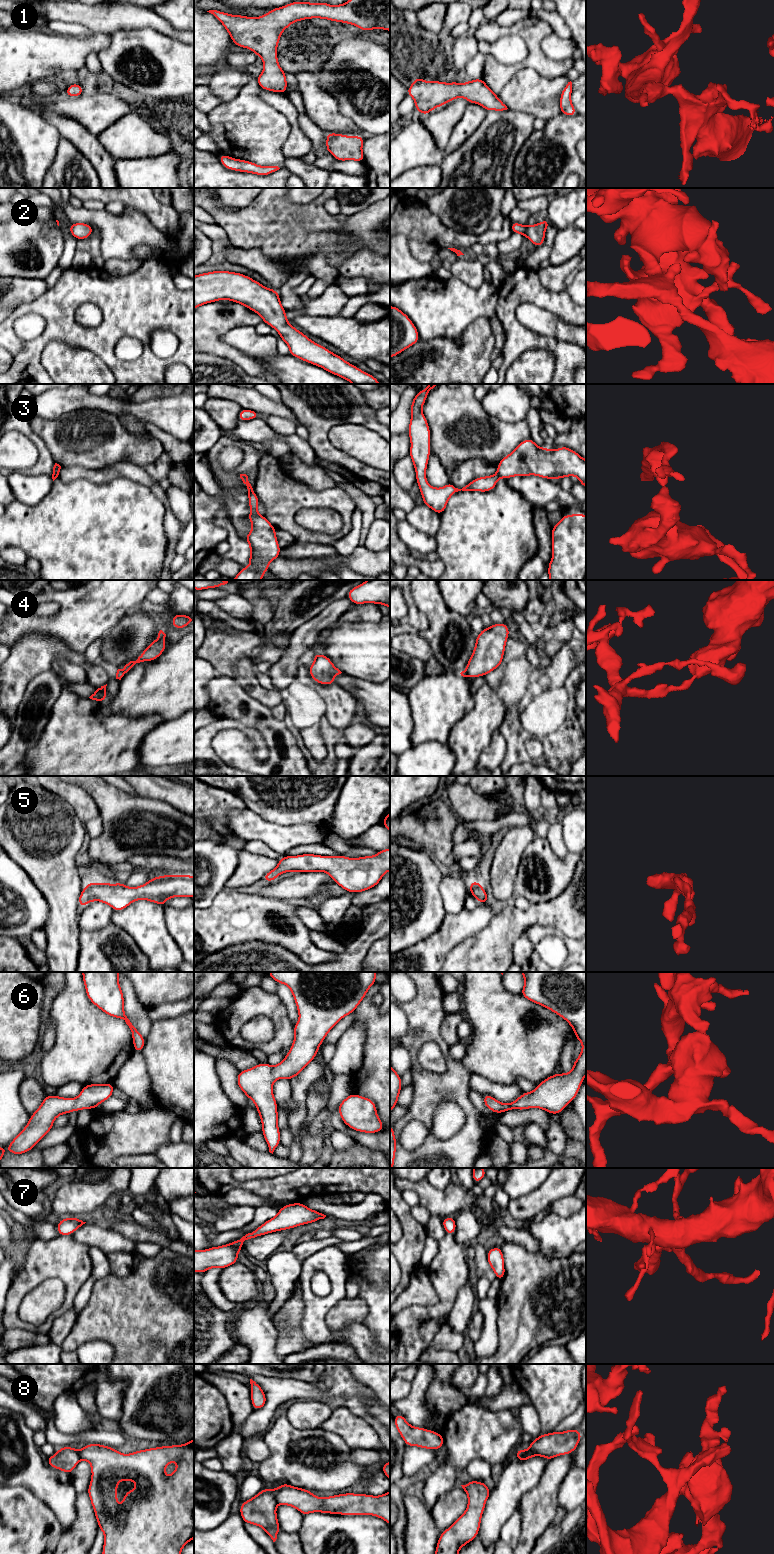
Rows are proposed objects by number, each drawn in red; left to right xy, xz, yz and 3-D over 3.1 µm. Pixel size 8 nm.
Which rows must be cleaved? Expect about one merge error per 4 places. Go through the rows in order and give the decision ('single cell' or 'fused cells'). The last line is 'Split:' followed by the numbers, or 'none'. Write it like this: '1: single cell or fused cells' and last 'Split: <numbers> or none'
1: single cell
2: single cell
3: fused cells
4: fused cells
5: single cell
6: single cell
7: single cell
8: single cell
Split: 3, 4

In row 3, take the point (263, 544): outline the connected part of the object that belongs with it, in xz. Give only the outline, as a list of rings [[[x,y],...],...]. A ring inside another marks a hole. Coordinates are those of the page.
[[[250,492],[248,493],[248,501],[250,507],[248,520],[252,523],[252,530],[244,539],[249,543],[250,557],[248,563],[252,567],[248,568],[245,565],[233,578],[233,580],[261,580],[264,577],[264,572],[269,571],[269,563],[277,559],[281,551],[276,538],[276,529],[263,515],[259,514],[257,511],[258,505],[260,503],[259,498],[254,492]]]

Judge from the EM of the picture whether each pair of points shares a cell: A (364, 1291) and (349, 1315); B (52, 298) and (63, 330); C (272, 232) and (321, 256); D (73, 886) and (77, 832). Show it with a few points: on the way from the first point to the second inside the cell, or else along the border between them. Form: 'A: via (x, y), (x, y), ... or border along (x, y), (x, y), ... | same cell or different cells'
A: border along (358, 1296), (367, 1307), (367, 1316), (363, 1321) | different cells
B: via (58, 306), (60, 322) | same cell
C: border along (300, 260), (325, 251), (328, 261), (335, 266) | different cells
D: via (68, 873), (68, 845) | same cell

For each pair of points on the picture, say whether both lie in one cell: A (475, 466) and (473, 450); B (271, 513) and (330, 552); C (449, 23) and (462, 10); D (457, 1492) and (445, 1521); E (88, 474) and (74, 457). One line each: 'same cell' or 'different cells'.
A: different cells
B: different cells
C: same cell
D: same cell
E: different cells

